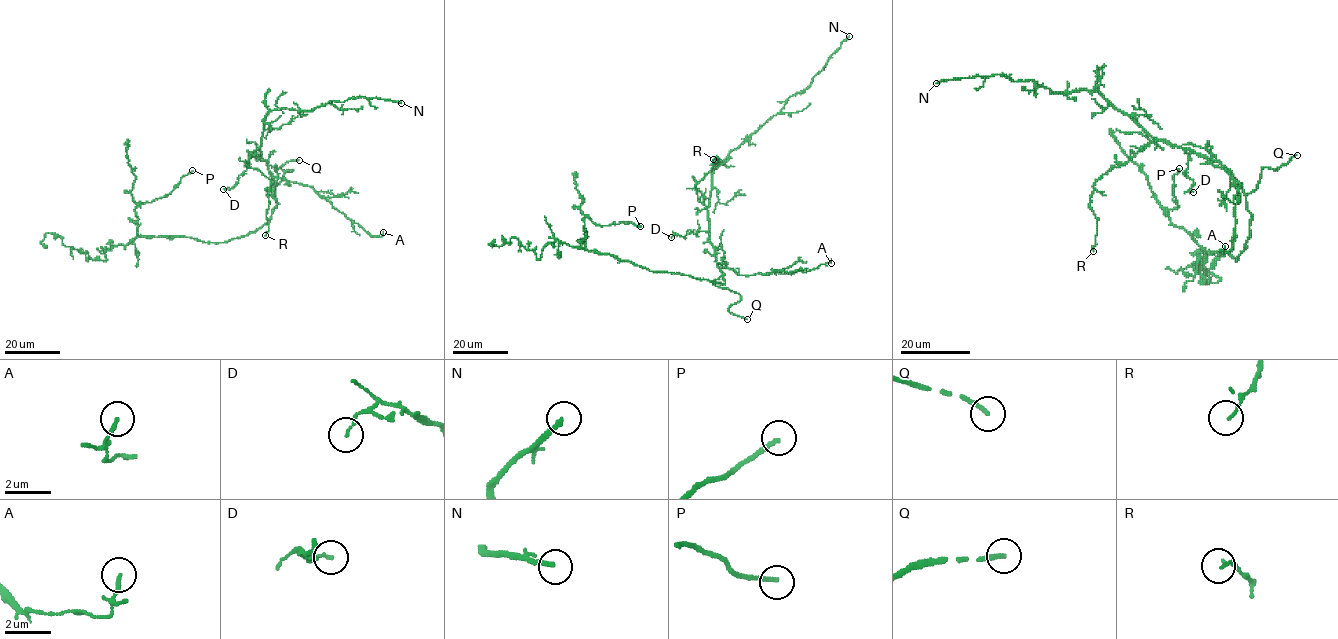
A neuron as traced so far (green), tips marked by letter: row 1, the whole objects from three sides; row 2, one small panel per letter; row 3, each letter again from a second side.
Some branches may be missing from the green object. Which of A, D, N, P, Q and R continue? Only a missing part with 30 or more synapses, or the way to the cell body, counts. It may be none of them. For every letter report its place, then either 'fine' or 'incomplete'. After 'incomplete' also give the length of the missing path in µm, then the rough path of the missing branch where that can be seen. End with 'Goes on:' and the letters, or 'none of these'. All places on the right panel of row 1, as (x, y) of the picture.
A: place (1225, 246); fine
D: place (1193, 192); fine
N: place (936, 83); fine
P: place (1179, 168); fine
Q: place (1297, 155); incomplete; missing 30 µm
R: place (1093, 251); fine
Goes on: Q

